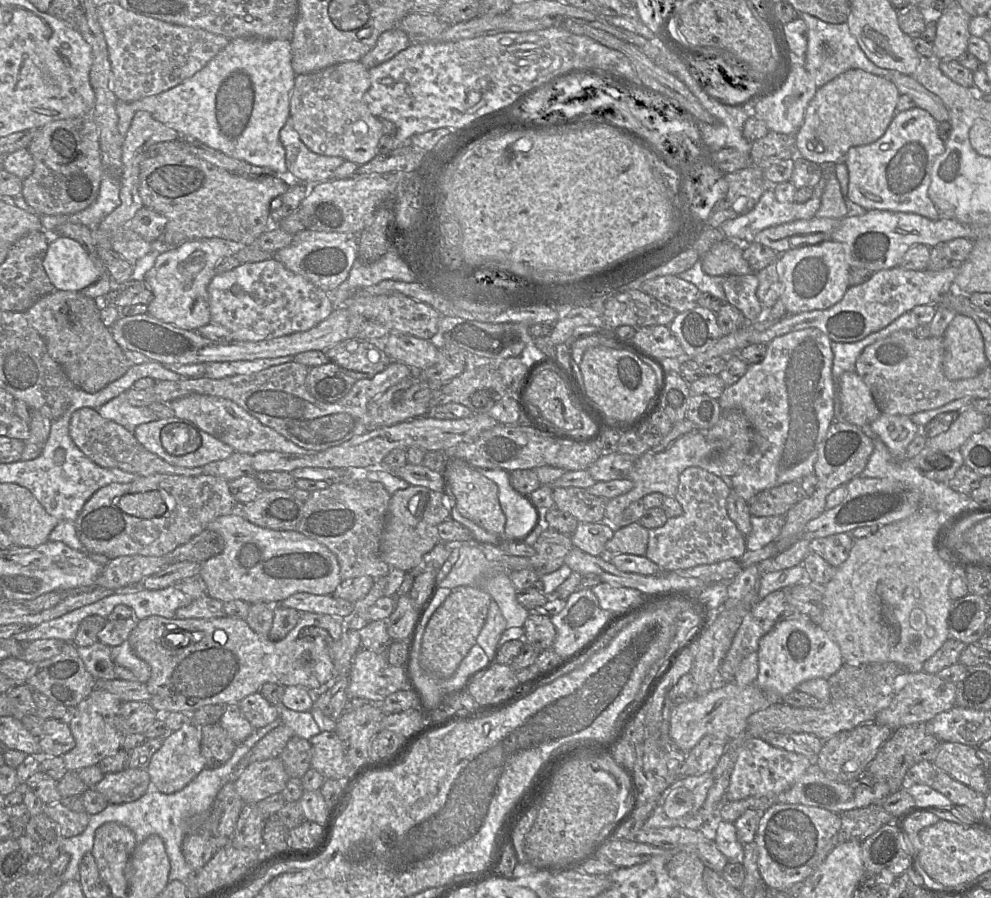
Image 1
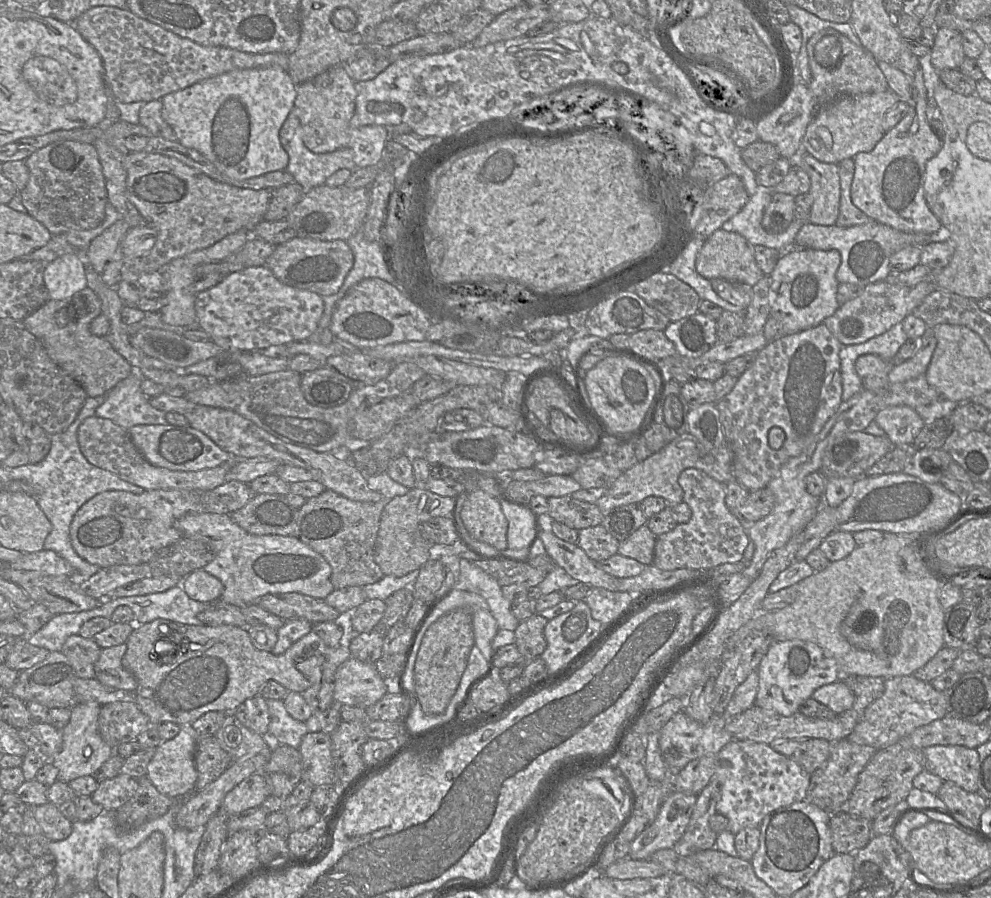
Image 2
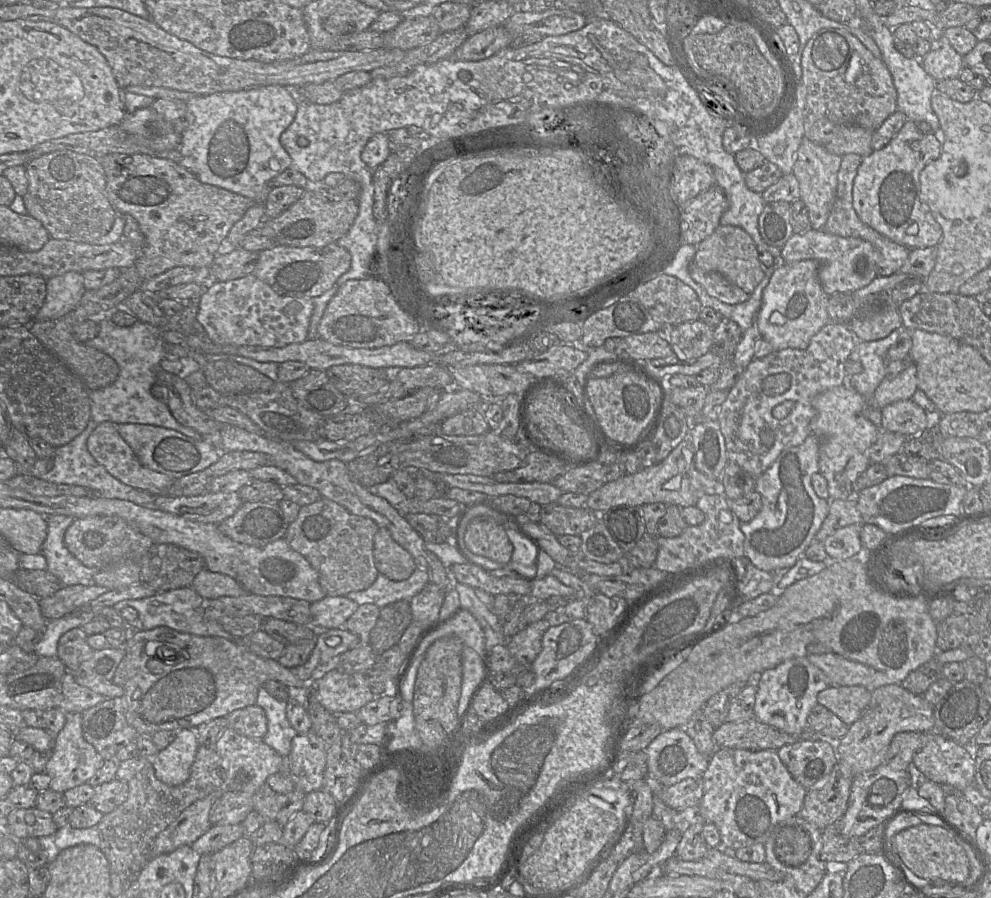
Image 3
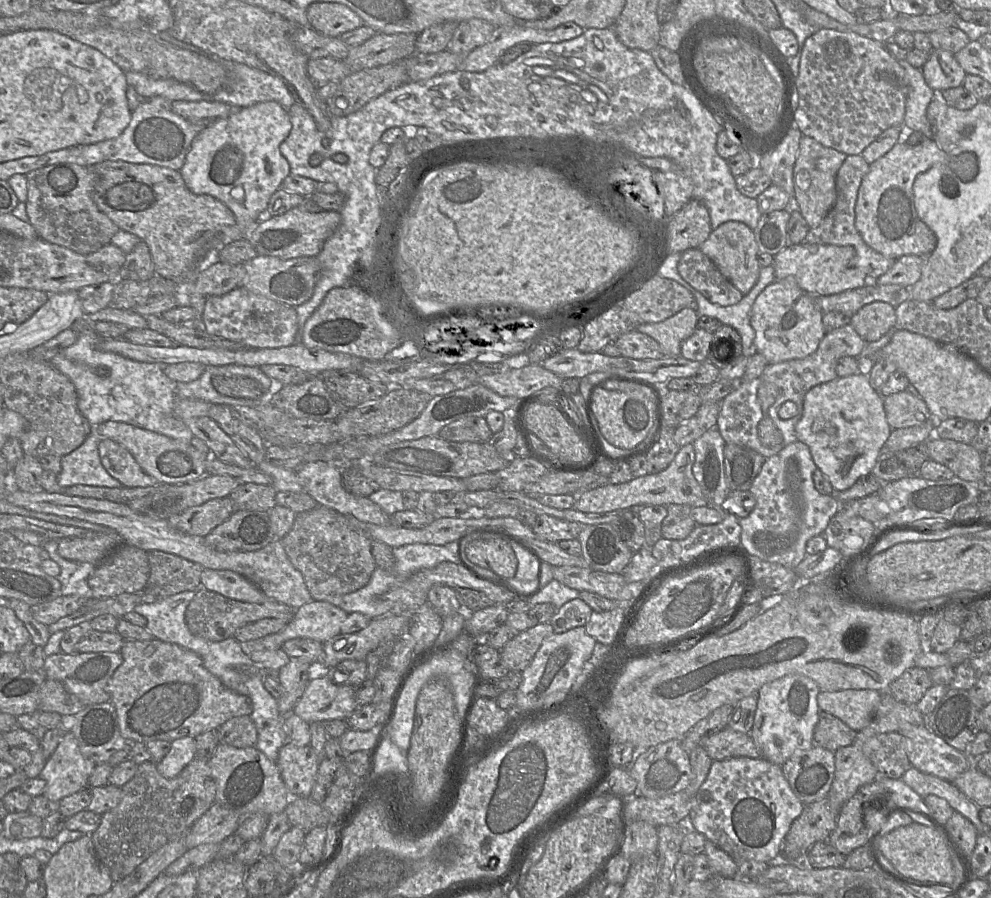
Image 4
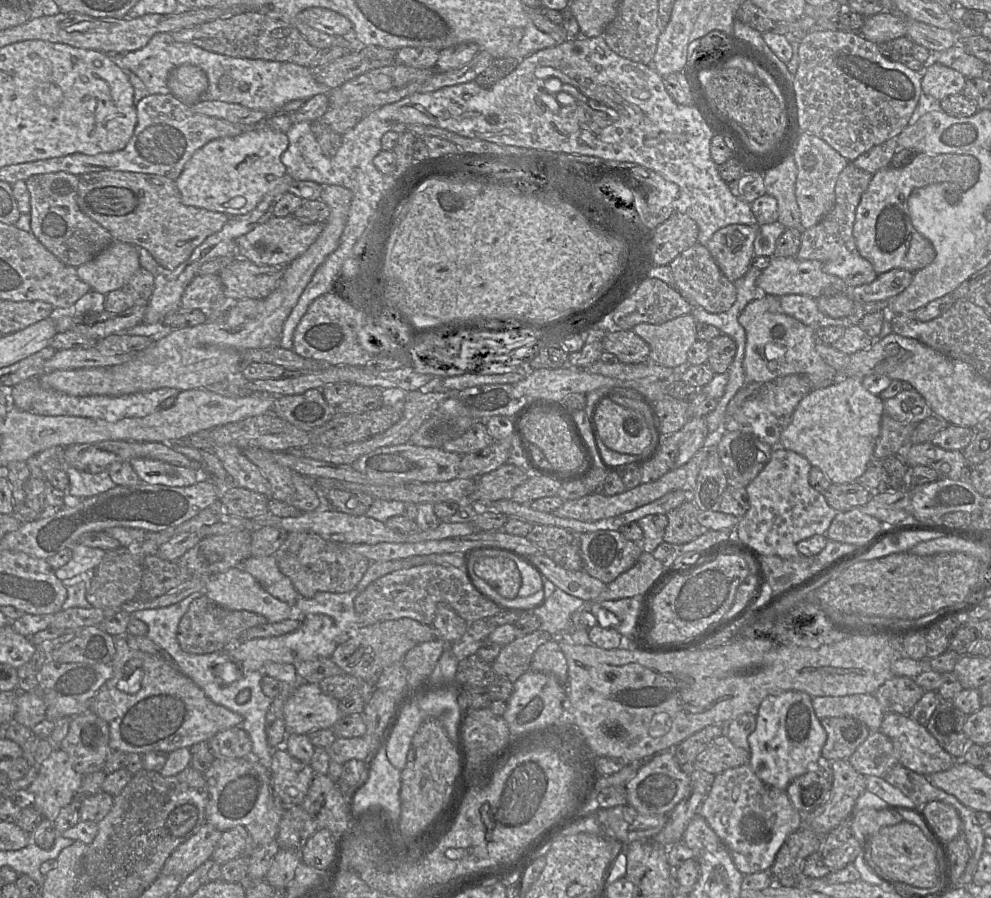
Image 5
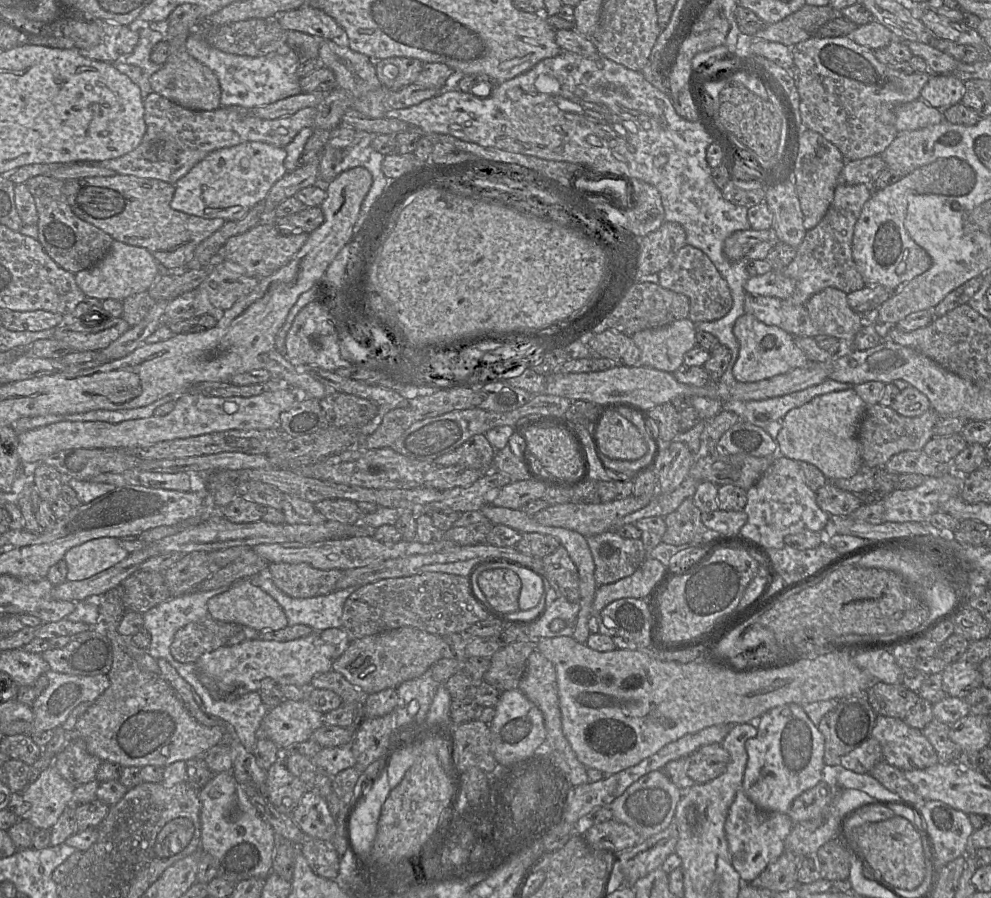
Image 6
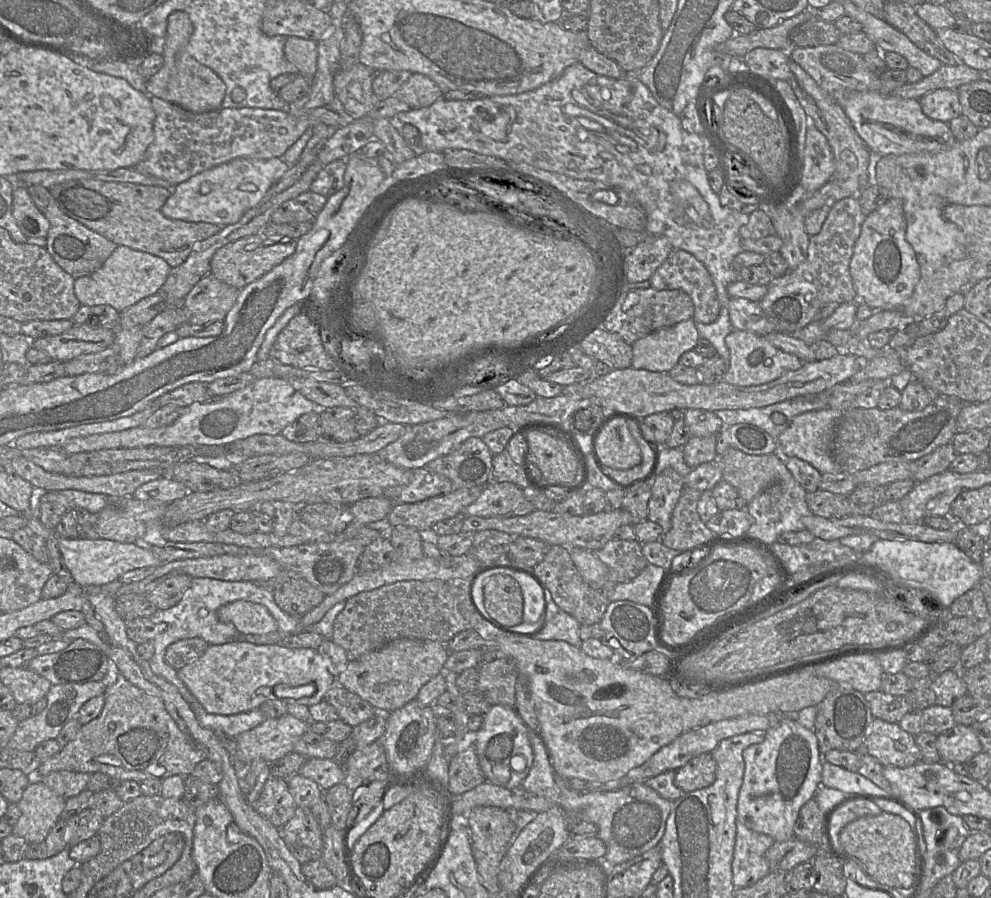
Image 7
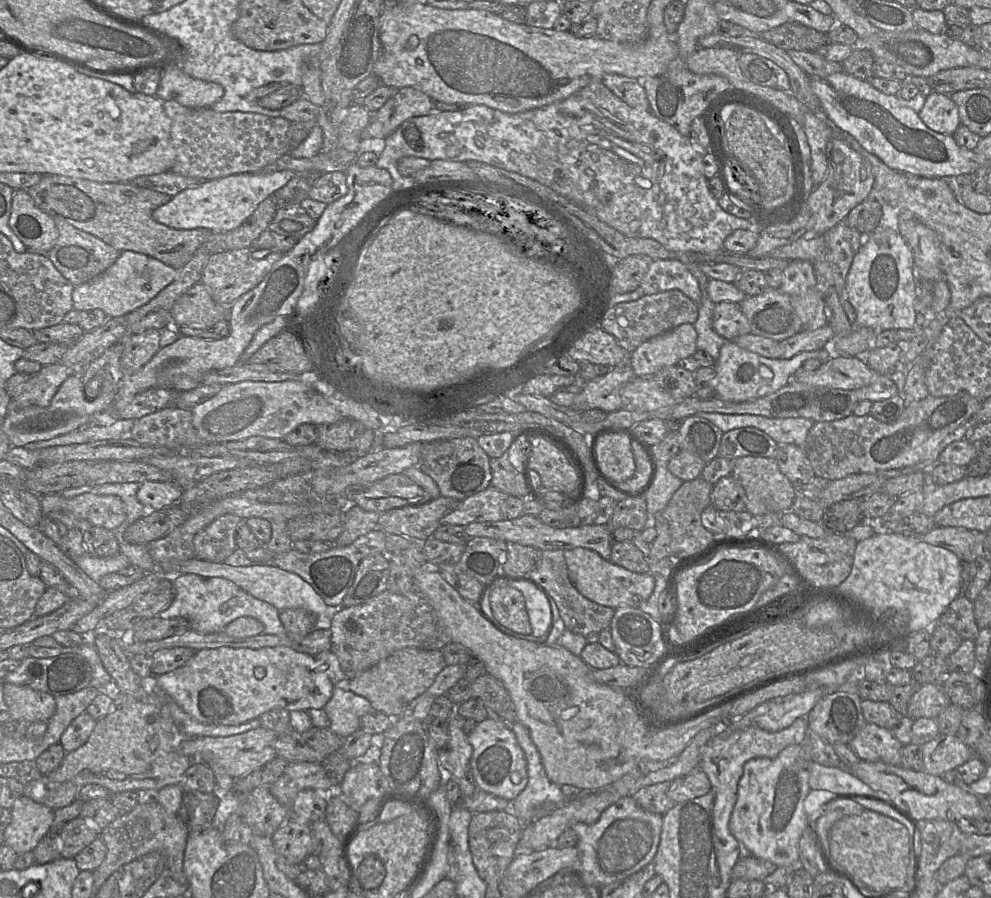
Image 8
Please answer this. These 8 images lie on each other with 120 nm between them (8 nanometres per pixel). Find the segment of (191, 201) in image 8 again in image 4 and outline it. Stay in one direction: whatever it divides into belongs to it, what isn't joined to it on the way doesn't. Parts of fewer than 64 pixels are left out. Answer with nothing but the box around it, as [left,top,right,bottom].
[180,101,291,236]

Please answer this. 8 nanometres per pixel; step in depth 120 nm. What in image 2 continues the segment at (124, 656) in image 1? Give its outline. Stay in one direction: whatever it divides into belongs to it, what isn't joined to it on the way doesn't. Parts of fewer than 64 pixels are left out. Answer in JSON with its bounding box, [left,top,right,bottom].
[95,643,137,693]

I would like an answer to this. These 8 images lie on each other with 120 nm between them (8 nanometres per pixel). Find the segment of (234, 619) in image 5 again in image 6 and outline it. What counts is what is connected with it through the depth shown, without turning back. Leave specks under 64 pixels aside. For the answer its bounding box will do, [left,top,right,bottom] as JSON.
[170,615,243,663]

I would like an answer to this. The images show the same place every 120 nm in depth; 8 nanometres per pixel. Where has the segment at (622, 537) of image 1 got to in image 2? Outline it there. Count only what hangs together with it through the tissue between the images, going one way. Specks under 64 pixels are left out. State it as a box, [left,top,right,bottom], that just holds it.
[617,525,656,565]

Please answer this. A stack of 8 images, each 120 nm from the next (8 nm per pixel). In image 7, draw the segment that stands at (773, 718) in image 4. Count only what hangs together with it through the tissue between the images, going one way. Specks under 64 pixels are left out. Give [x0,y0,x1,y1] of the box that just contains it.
[737,715,823,842]

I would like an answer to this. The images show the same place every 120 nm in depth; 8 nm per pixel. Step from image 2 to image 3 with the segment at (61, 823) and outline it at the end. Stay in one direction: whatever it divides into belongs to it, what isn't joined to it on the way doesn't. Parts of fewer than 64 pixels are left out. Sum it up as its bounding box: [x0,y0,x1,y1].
[7,809,58,840]

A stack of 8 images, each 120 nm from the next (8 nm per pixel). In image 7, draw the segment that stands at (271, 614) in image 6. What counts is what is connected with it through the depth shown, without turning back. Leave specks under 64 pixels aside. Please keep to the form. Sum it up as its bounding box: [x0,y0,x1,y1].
[217,600,278,634]

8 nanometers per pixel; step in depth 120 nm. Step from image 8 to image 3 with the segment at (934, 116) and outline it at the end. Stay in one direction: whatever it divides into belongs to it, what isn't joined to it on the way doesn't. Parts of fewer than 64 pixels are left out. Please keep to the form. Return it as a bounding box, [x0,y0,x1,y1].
[921,33,964,81]

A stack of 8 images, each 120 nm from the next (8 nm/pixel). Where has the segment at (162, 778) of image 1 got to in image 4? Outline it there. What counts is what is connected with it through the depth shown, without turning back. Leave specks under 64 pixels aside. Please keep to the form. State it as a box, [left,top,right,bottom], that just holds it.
[156,738,195,779]

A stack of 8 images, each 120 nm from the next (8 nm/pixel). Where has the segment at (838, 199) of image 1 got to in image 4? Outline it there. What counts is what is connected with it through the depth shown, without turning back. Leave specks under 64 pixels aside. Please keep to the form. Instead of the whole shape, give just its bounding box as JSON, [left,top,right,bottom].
[792,135,846,229]

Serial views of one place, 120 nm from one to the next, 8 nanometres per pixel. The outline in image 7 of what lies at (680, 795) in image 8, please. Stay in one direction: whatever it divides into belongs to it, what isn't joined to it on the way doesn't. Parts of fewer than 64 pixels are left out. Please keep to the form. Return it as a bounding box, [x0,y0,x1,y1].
[674,753,716,793]

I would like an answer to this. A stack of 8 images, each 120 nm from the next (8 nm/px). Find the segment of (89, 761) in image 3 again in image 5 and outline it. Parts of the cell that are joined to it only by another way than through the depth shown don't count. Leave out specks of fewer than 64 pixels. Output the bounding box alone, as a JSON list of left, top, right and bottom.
[27,747,83,821]

